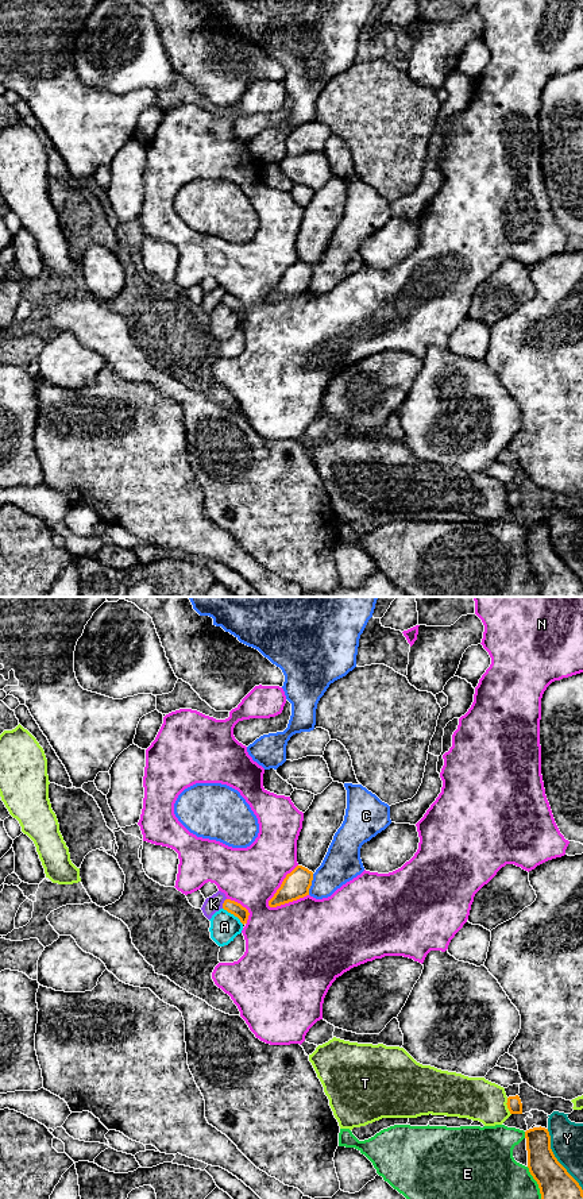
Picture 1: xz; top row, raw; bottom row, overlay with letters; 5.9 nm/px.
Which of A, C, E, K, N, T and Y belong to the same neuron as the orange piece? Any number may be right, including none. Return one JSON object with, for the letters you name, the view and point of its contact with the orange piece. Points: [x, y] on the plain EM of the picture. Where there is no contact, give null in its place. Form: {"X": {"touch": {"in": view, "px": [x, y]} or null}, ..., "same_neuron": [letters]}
{"same_neuron": []}

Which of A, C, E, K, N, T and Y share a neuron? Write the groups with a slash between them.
A / C / E / K Y / N / T

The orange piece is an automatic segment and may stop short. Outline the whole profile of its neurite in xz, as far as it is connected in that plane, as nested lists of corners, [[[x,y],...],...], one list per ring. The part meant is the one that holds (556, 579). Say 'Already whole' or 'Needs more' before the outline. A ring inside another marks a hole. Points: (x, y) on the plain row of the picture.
Already whole. [[[545,523],[525,527],[528,563],[537,577],[543,597],[583,597],[579,578],[557,556],[551,544],[551,531]]]

